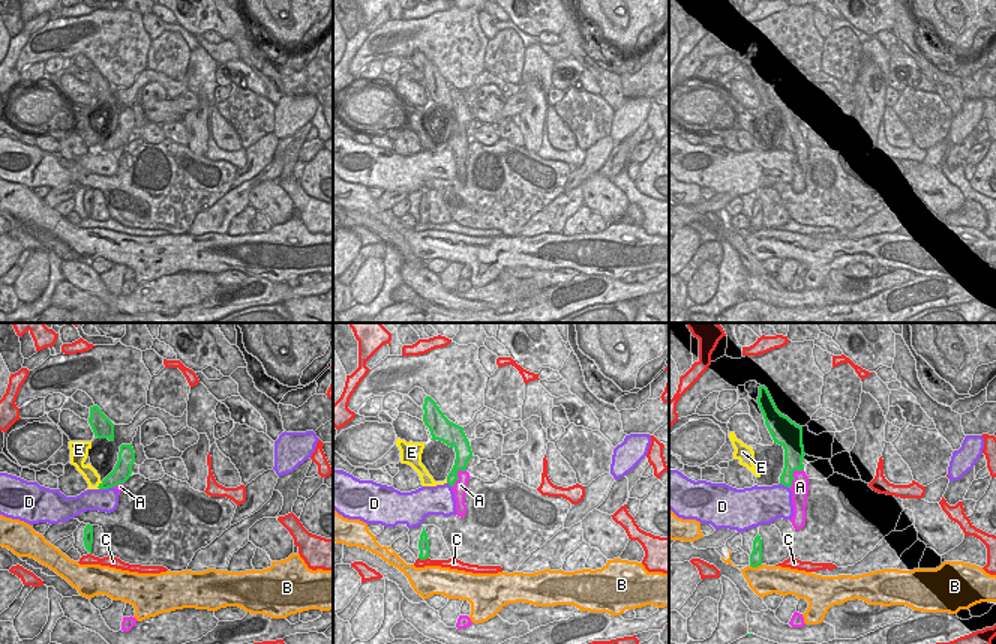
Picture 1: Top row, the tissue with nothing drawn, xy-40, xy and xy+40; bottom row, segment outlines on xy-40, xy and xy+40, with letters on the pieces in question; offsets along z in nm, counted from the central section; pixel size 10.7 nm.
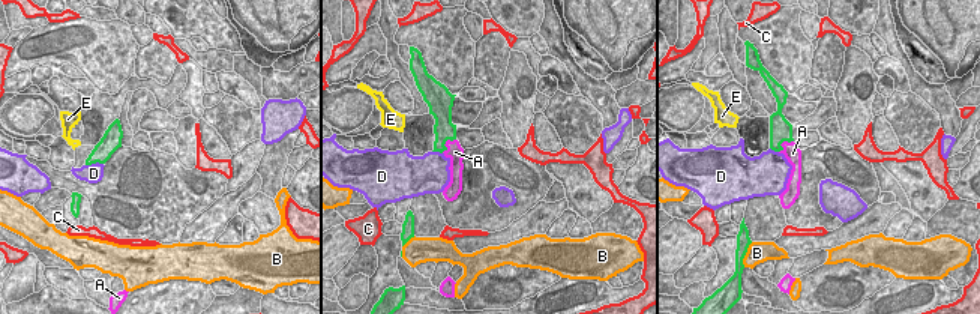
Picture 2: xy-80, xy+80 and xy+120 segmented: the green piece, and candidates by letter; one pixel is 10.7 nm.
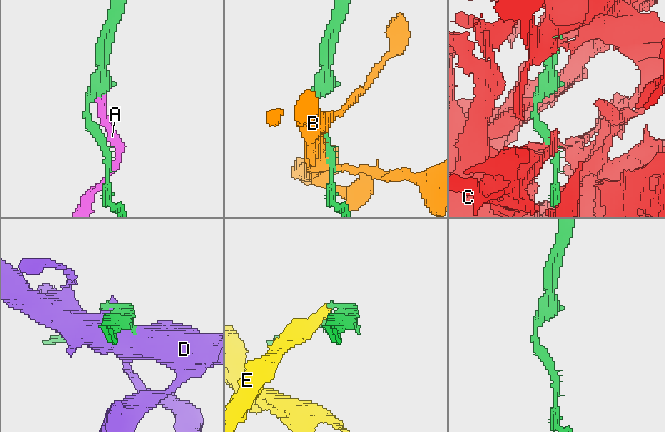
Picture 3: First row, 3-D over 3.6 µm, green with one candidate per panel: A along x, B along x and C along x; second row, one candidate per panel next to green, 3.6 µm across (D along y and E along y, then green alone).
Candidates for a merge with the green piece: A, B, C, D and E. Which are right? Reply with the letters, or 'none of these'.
none of these

